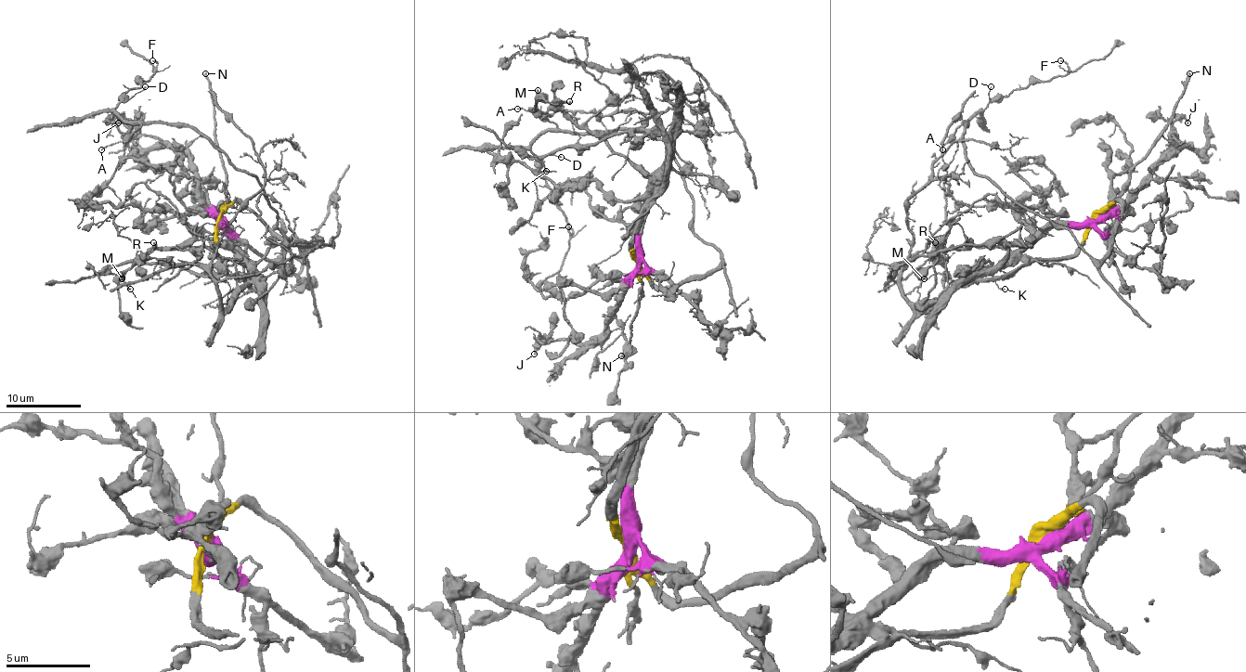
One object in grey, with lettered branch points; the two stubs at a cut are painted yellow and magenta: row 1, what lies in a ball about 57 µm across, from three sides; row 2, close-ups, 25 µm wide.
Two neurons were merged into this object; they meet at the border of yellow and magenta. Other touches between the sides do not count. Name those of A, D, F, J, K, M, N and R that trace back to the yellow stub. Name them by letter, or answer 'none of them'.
A, D, F, N

